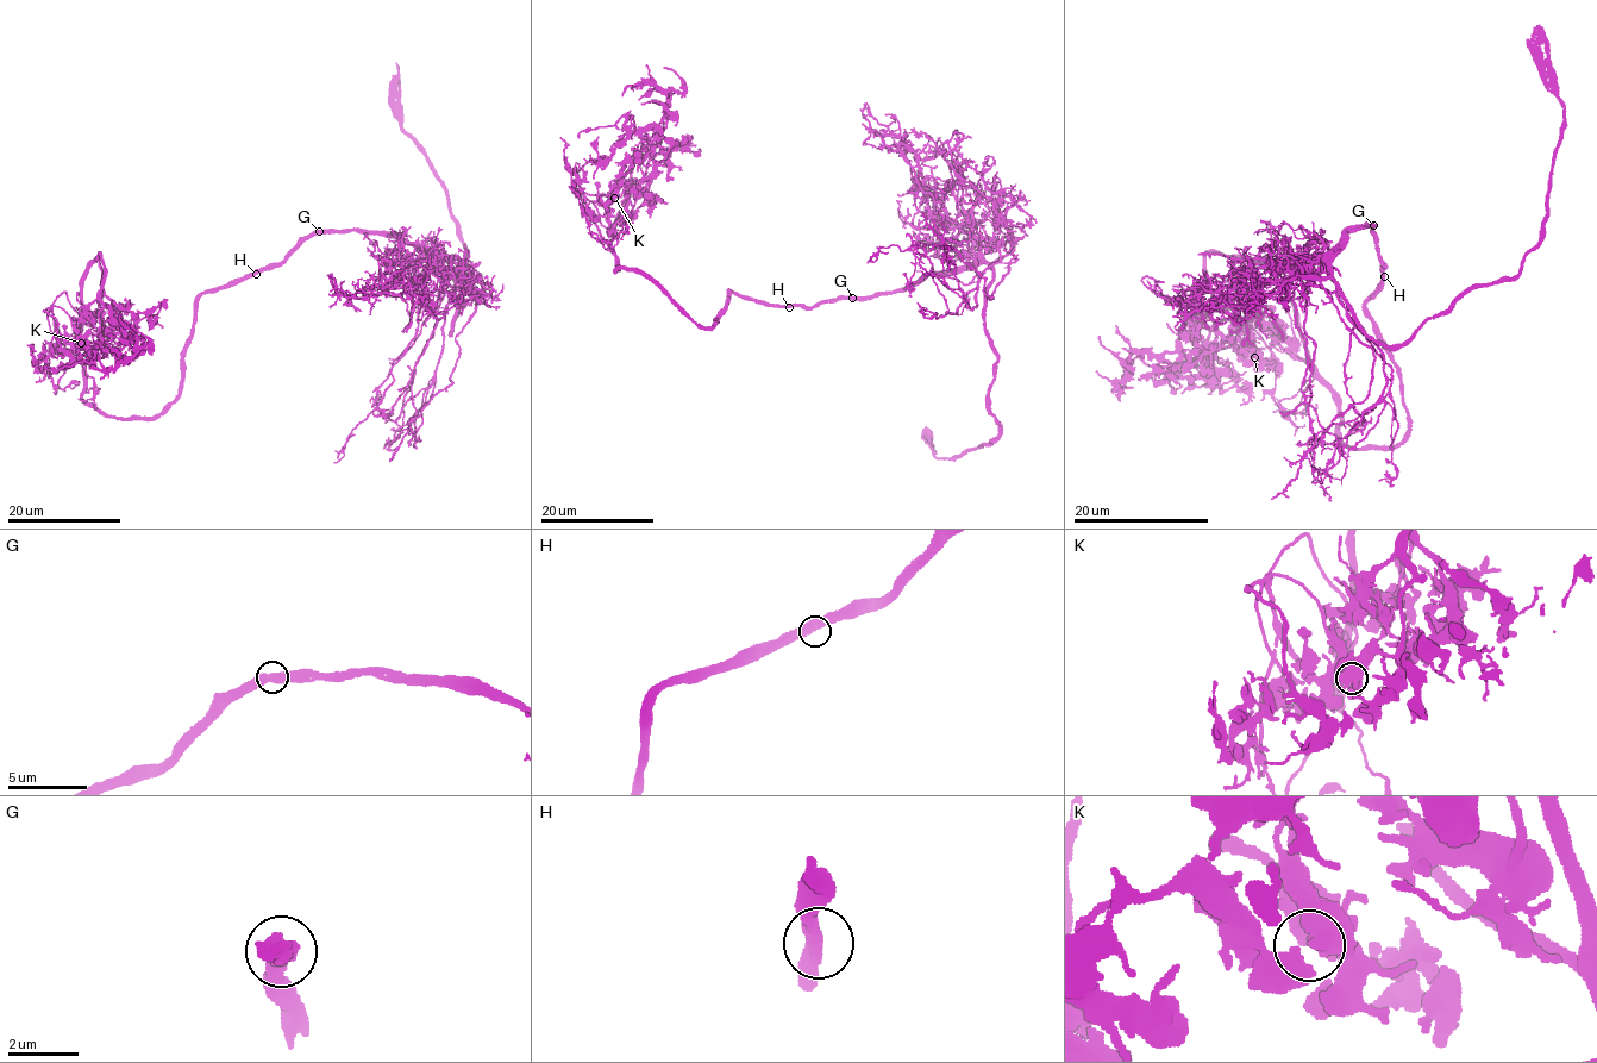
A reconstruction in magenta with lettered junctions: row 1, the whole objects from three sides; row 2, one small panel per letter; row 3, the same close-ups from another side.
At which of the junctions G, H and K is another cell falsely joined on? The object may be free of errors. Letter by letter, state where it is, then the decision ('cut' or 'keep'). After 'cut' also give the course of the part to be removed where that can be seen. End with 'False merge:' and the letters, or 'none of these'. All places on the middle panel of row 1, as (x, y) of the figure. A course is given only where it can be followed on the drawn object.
G: place (852, 298); keep
H: place (789, 307); keep
K: place (614, 198); keep
False merge: none of these

